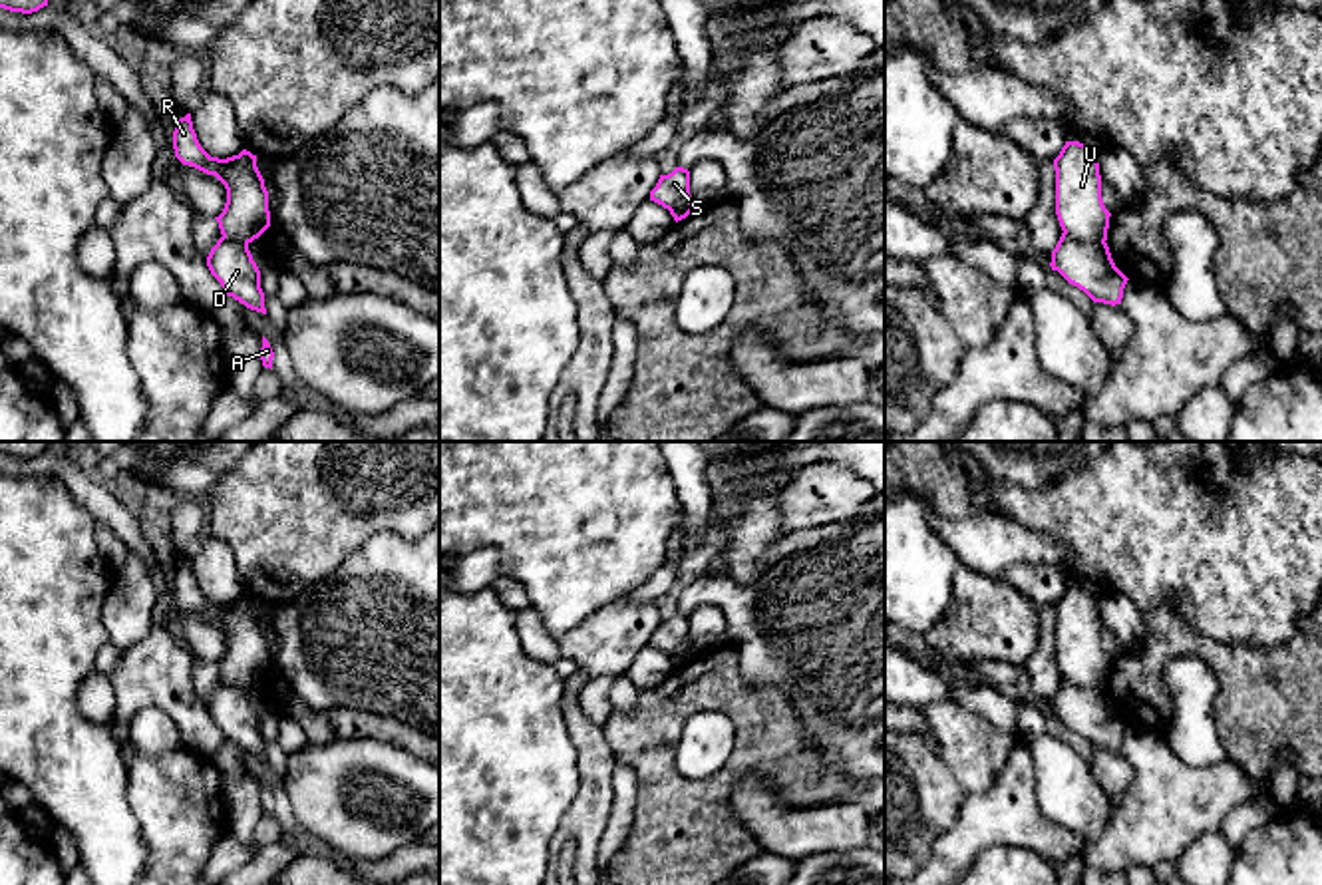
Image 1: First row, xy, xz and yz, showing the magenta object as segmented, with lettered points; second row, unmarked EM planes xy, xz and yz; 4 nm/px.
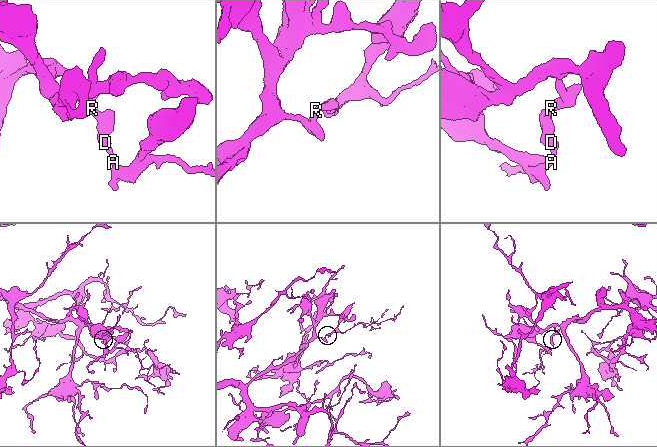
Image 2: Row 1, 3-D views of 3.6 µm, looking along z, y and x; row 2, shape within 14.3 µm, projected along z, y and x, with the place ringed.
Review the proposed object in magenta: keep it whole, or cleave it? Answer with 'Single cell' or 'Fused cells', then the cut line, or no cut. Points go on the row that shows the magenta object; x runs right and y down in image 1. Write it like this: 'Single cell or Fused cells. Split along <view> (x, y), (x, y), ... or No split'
Fused cells. Split along yz (1064, 231), (1080, 239), (1104, 243)

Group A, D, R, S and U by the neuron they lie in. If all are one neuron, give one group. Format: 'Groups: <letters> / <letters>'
Groups: A D S / R U

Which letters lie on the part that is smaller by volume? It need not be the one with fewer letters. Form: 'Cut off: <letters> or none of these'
Cut off: A, D, S

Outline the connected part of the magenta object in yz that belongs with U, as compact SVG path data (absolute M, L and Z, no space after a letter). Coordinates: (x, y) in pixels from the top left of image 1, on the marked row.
M1066 141L1054 159L1054 169L1062 231L1079 241L1105 243L1111 213L1101 199L1097 155L1079 141Z

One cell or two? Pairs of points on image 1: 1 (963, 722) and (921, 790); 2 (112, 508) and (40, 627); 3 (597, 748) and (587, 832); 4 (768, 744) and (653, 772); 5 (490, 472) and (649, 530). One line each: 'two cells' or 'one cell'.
1: one cell
2: two cells
3: one cell
4: one cell
5: one cell

